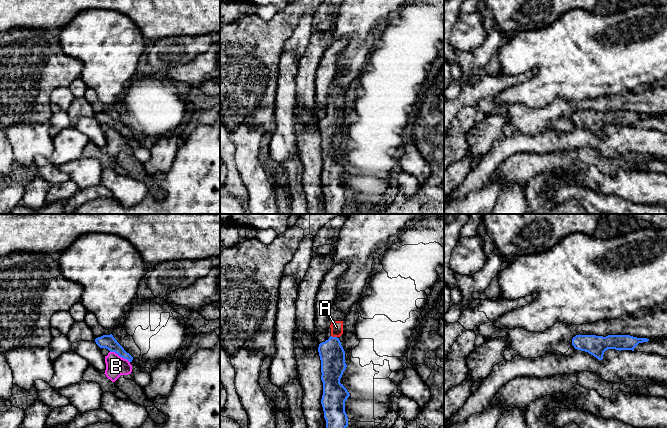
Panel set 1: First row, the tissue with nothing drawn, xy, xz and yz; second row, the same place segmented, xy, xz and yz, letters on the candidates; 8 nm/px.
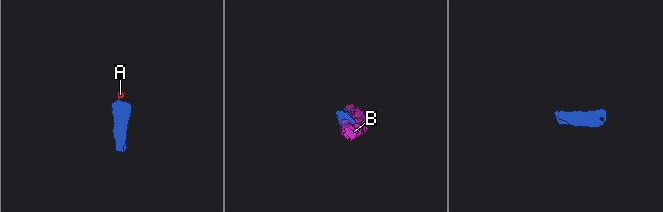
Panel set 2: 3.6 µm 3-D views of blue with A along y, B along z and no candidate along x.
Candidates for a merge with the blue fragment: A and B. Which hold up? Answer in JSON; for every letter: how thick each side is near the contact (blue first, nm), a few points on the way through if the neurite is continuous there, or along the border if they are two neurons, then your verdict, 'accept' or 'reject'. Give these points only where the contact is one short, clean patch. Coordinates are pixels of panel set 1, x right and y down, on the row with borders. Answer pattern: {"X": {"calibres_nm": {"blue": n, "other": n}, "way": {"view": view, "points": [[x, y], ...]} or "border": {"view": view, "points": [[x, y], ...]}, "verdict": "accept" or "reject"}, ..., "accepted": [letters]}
{"A": {"calibres_nm": {"blue": 200, "other": 100}, "way": {"view": "xz", "points": [[332, 355], [334, 337], [336, 327]]}, "verdict": "accept"}, "B": {"calibres_nm": {"blue": 110, "other": 160}, "verdict": "reject"}, "accepted": ["A"]}

